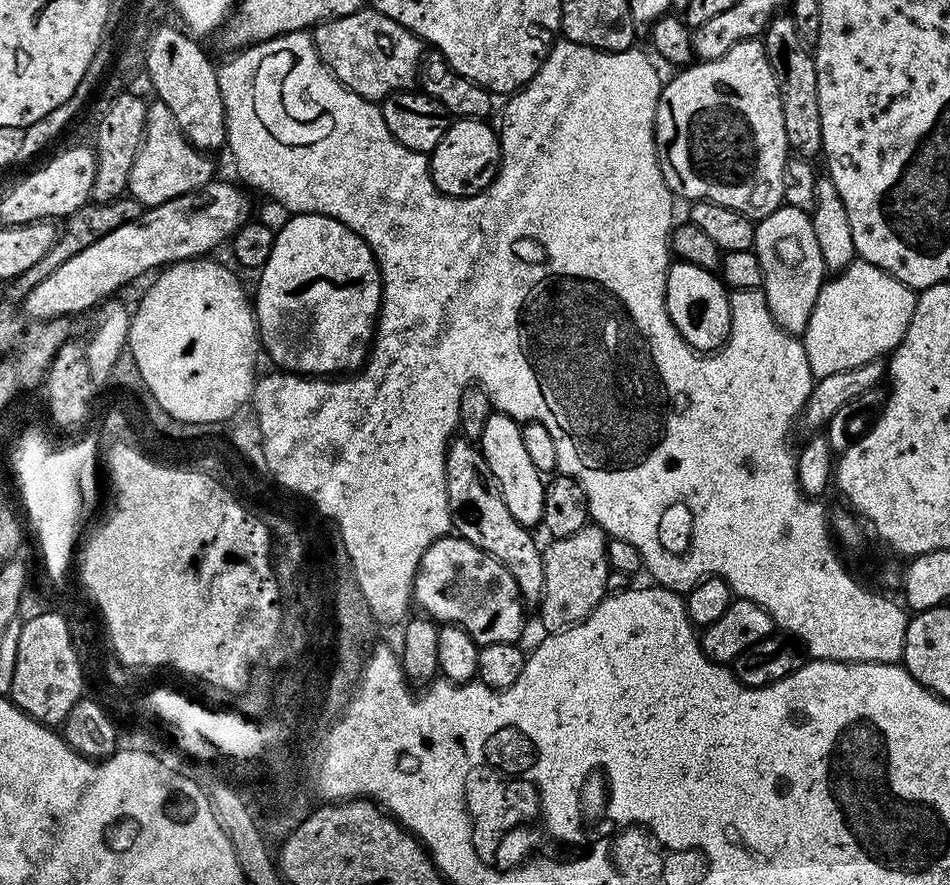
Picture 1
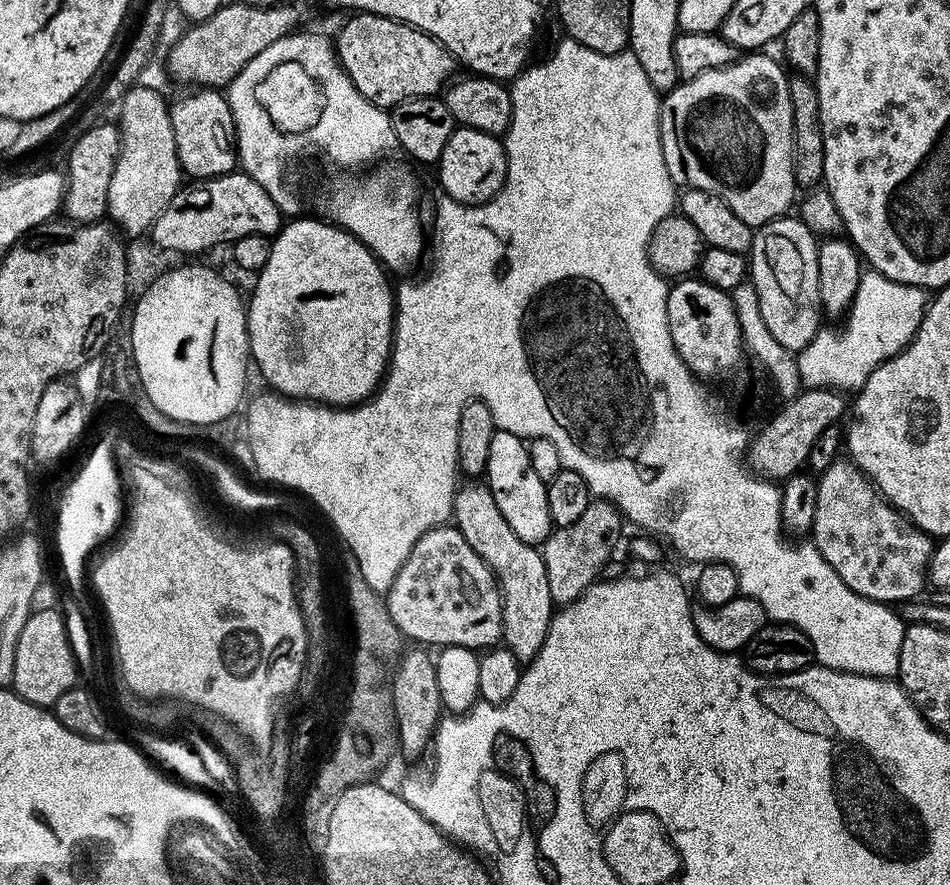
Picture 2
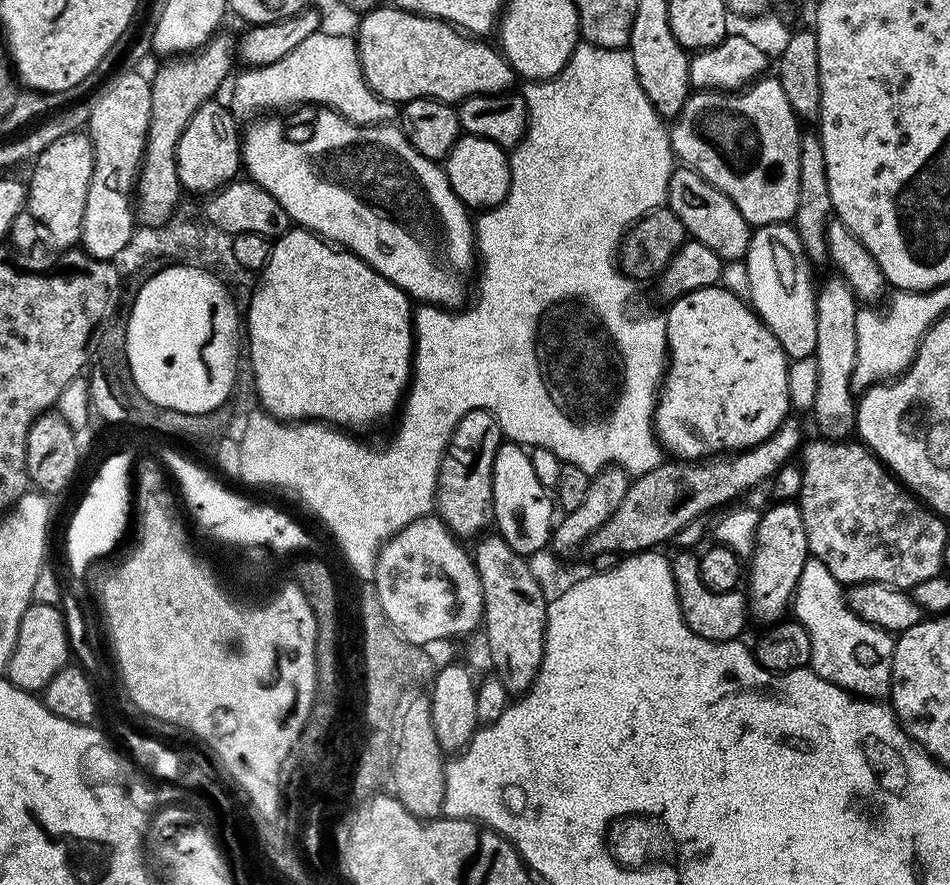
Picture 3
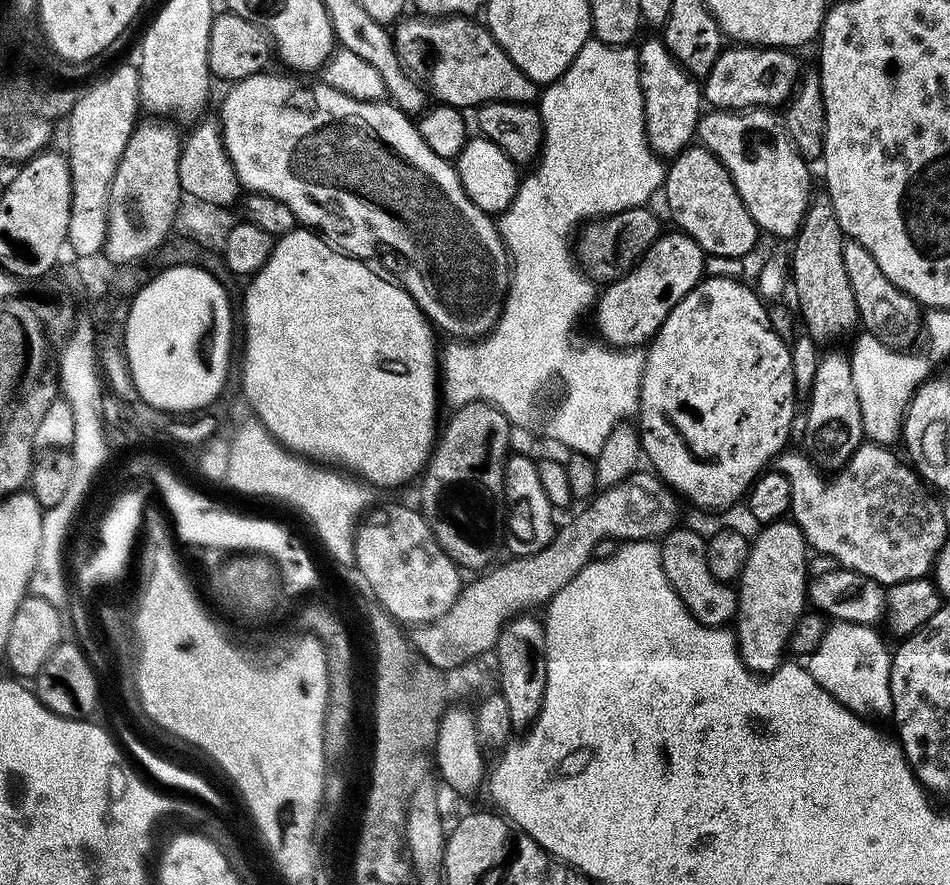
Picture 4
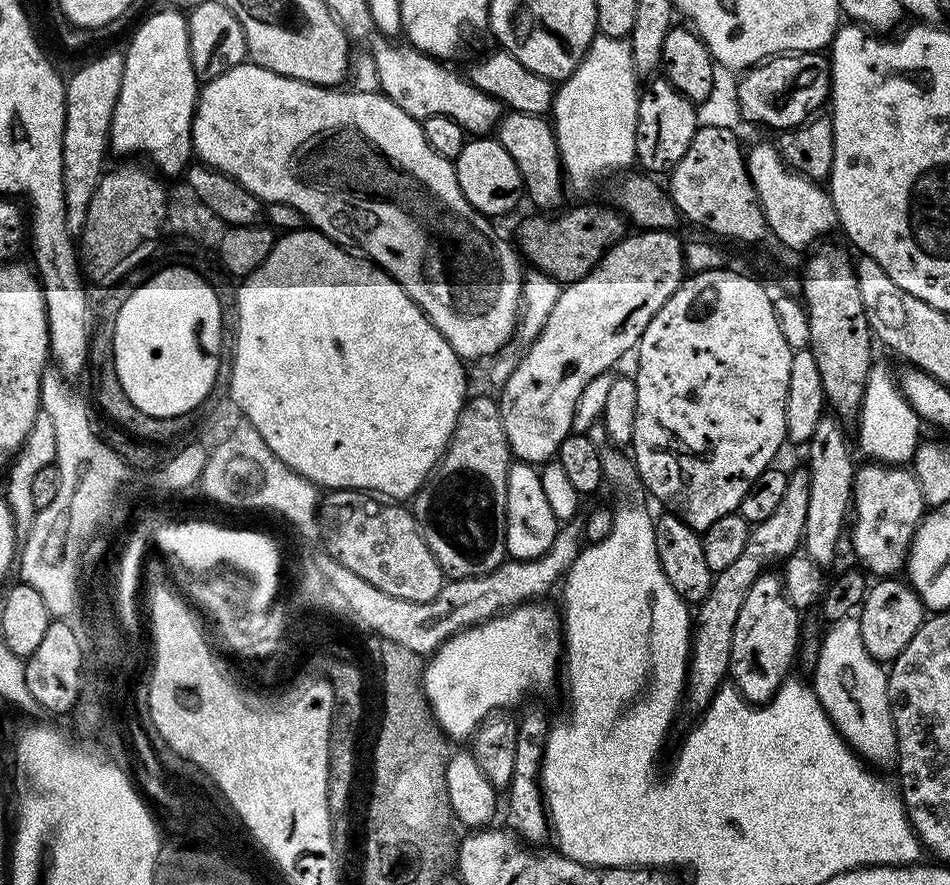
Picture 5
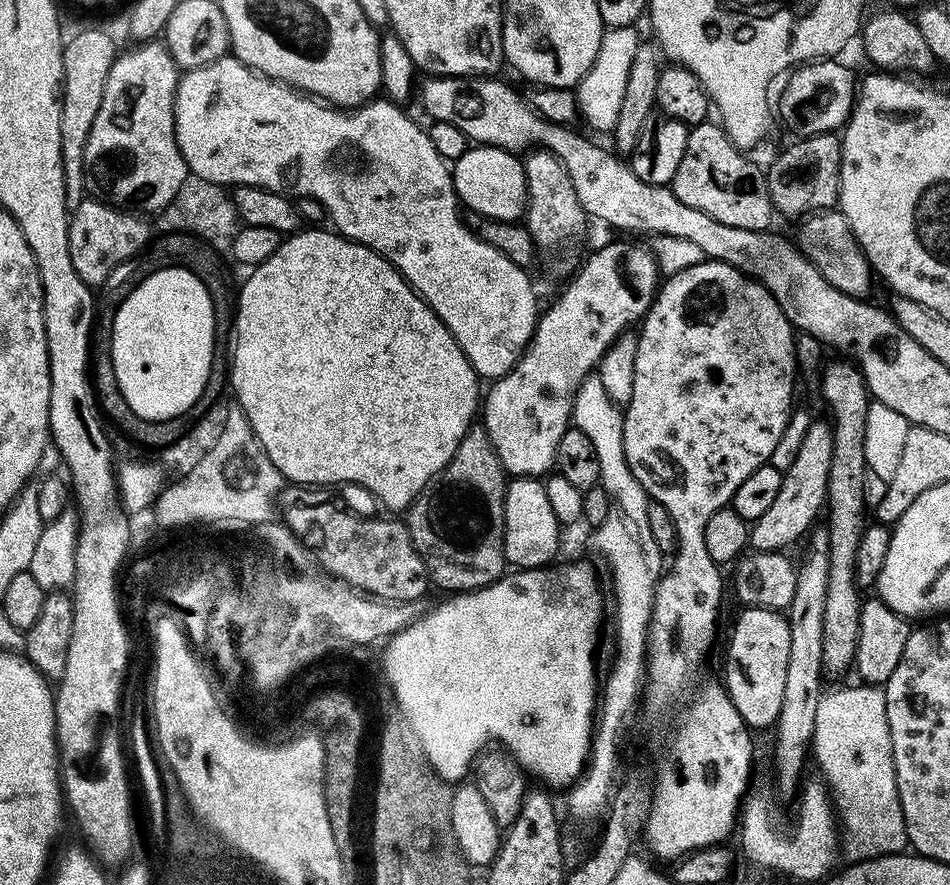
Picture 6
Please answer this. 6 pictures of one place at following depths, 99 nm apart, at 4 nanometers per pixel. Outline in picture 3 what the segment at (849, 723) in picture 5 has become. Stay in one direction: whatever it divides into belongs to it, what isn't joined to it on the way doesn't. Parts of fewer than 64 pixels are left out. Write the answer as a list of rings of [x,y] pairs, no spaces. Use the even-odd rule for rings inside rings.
[[[809,558],[806,562],[796,587],[796,595],[792,598],[790,612],[810,634],[811,671],[857,696],[884,698],[891,693],[892,655],[896,649],[893,633],[885,632],[877,625],[871,625],[870,622],[864,621],[858,614],[852,612],[848,606],[845,589],[820,560]]]

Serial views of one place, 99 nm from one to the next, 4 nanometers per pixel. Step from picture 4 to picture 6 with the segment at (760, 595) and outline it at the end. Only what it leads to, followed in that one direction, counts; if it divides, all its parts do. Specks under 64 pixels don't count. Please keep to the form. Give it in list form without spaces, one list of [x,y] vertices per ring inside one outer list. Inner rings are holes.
[[[745,607],[742,612],[728,640],[722,683],[730,702],[734,702],[734,710],[742,714],[749,729],[771,729],[778,714],[782,714],[782,693],[790,658],[790,626],[779,611],[767,607]]]

